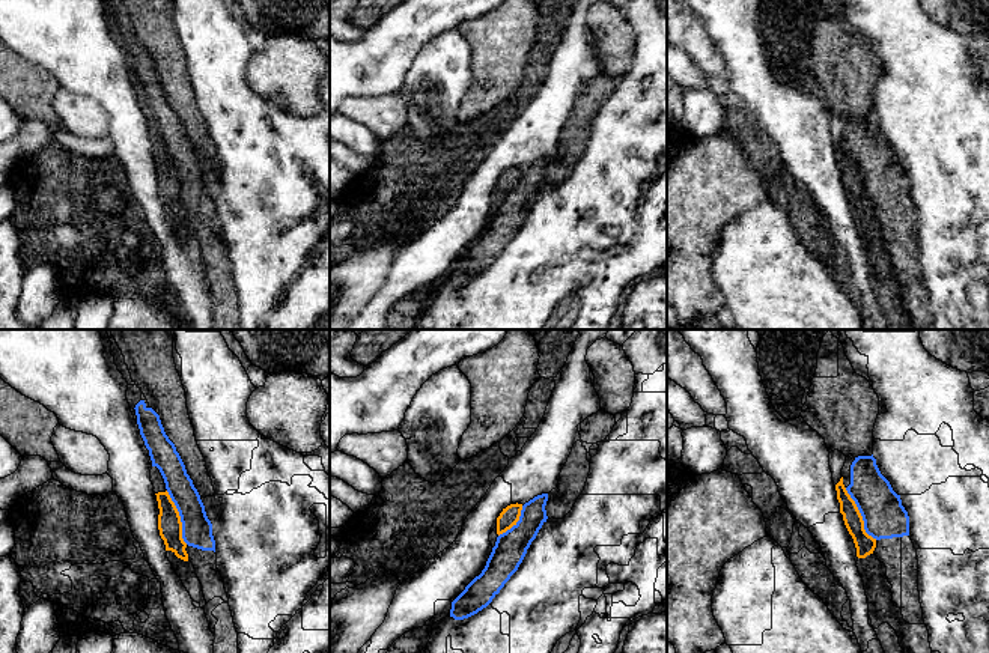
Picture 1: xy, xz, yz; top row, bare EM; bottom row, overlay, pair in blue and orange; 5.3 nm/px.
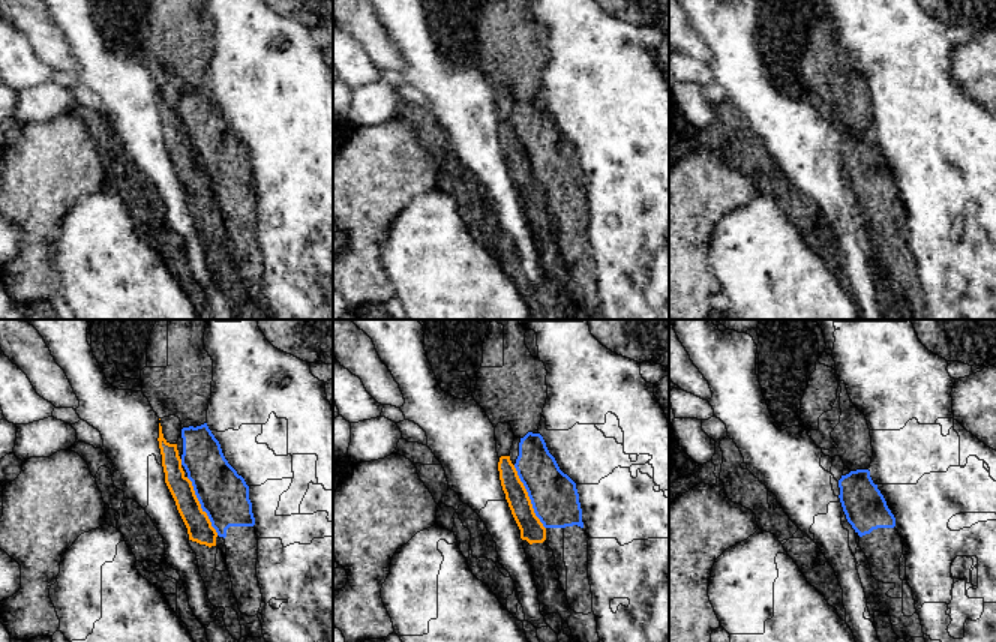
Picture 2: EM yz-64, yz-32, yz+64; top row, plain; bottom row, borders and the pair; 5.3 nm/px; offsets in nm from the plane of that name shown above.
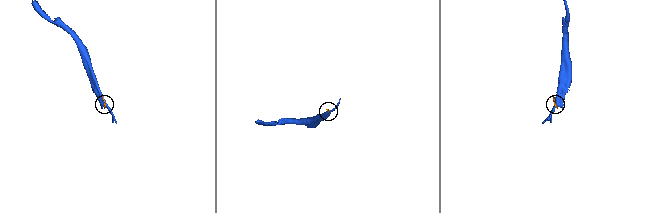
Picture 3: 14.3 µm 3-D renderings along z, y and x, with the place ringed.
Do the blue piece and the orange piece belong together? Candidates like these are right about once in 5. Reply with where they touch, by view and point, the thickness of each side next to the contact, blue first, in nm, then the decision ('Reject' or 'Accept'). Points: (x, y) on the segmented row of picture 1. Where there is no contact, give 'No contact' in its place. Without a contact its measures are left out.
Touches blue at yz (861, 515). Thickness 220 nm (blue) against 110 nm. Reject

